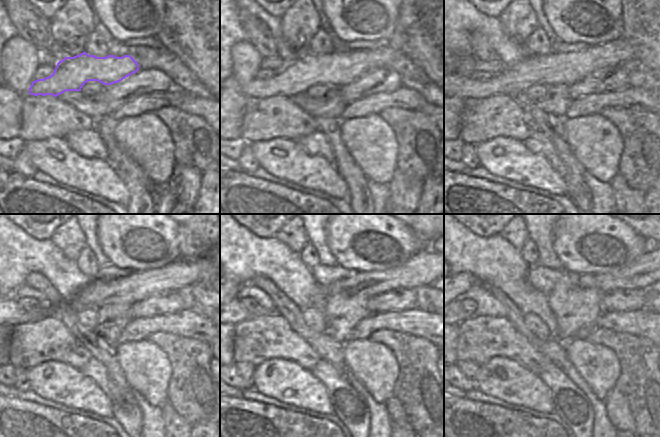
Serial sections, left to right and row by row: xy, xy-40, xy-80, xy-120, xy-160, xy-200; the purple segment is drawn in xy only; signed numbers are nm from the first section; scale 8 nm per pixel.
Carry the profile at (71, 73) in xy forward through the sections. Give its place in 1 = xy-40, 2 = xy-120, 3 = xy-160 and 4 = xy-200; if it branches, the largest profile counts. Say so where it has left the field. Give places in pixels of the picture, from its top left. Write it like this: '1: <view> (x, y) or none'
1: xy-40 (338, 68)
2: xy-120 (140, 285)
3: xy-160 (423, 268)
4: xy-200 (641, 274)

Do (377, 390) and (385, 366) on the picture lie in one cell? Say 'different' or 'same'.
same

